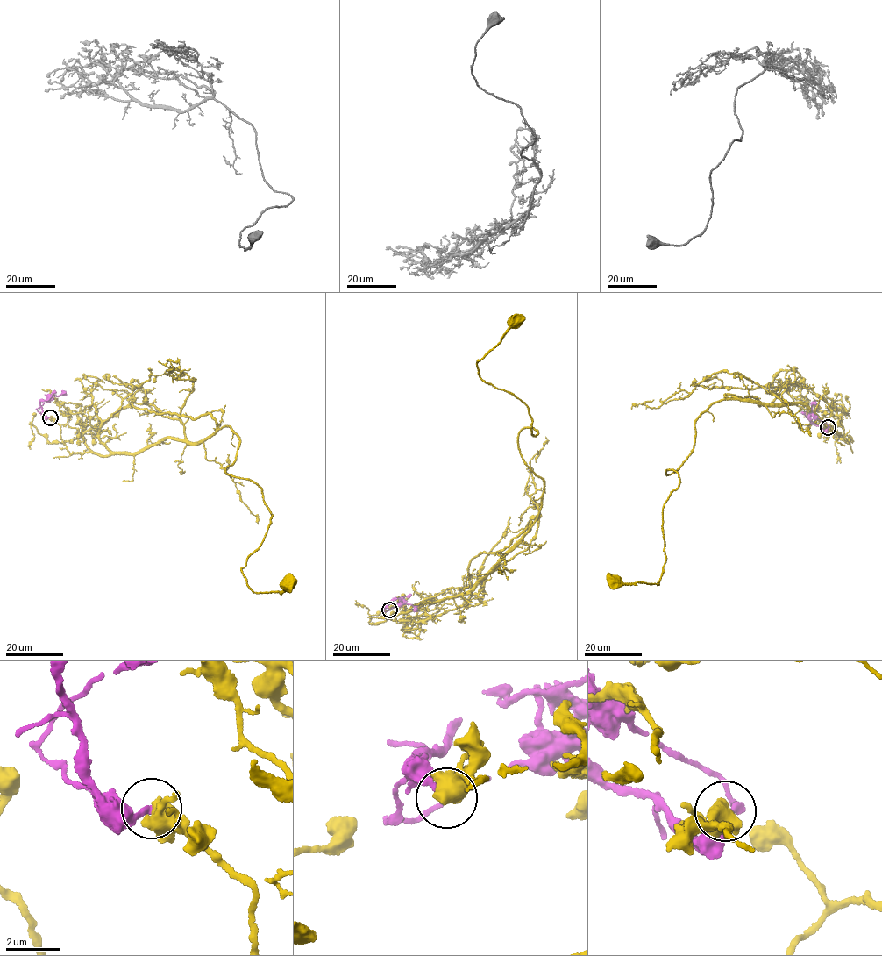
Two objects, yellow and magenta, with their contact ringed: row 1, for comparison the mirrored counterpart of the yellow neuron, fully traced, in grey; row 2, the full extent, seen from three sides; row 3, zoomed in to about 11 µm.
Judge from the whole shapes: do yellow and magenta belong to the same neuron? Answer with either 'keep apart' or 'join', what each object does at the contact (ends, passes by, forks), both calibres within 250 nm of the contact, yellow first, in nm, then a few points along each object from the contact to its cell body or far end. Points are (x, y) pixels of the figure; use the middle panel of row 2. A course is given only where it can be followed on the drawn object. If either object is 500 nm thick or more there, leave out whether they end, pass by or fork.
keep apart; yellow passes by; magenta ends there; 460 nm thick on the yellow side, 240 nm on the other; yellow runs (389, 609), (474, 588), (537, 520), (544, 481), (516, 442), (537, 431), (476, 365), (514, 320); magenta runs (389, 609), (386, 605), (397, 598), (401, 602), (411, 604), (417, 611)

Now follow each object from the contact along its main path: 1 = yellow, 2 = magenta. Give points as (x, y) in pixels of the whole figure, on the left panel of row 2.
1: (50, 417), (70, 453), (103, 455), (231, 428), (225, 473), (272, 516), (241, 572), (254, 592), (286, 583)
2: (50, 417), (44, 415), (41, 401), (66, 391)

